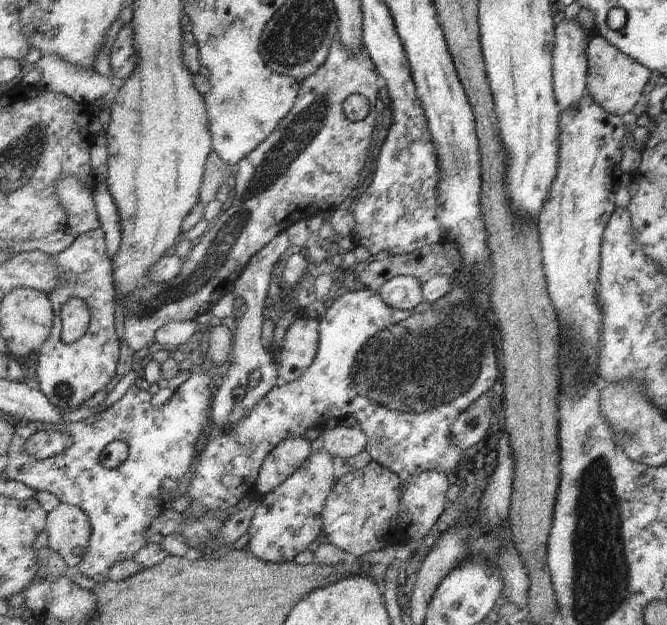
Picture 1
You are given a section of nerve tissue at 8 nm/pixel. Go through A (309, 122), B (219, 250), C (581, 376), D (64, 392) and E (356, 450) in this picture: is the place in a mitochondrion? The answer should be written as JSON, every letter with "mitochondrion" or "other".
{"A":"mitochondrion","B":"mitochondrion","C":"other","D":"mitochondrion","E":"other"}

